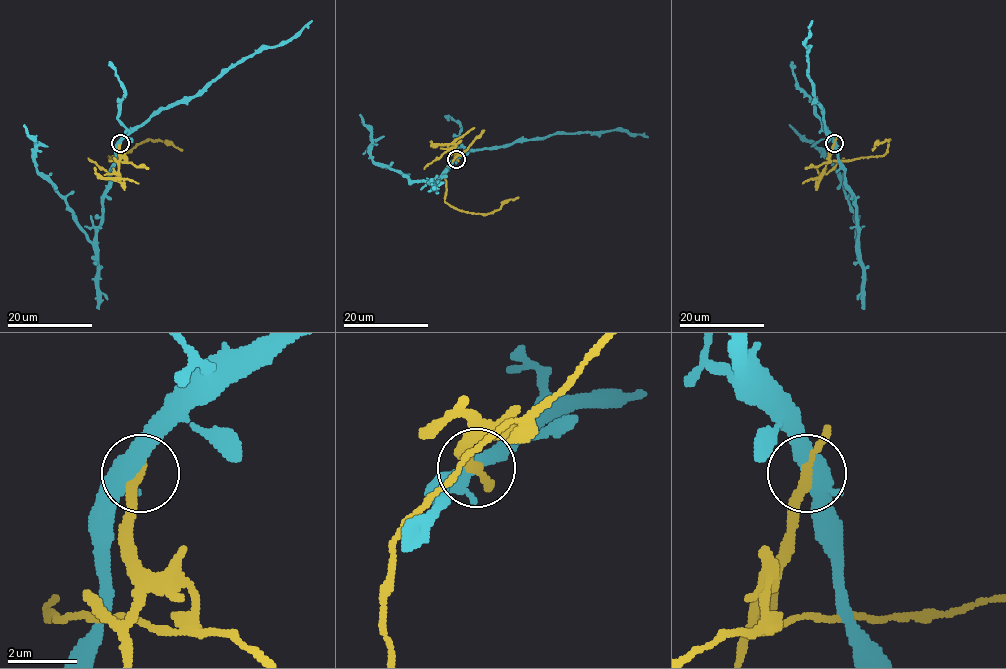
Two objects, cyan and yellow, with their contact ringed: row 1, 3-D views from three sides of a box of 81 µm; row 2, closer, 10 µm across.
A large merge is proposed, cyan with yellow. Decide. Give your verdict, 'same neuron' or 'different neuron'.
different neuron

